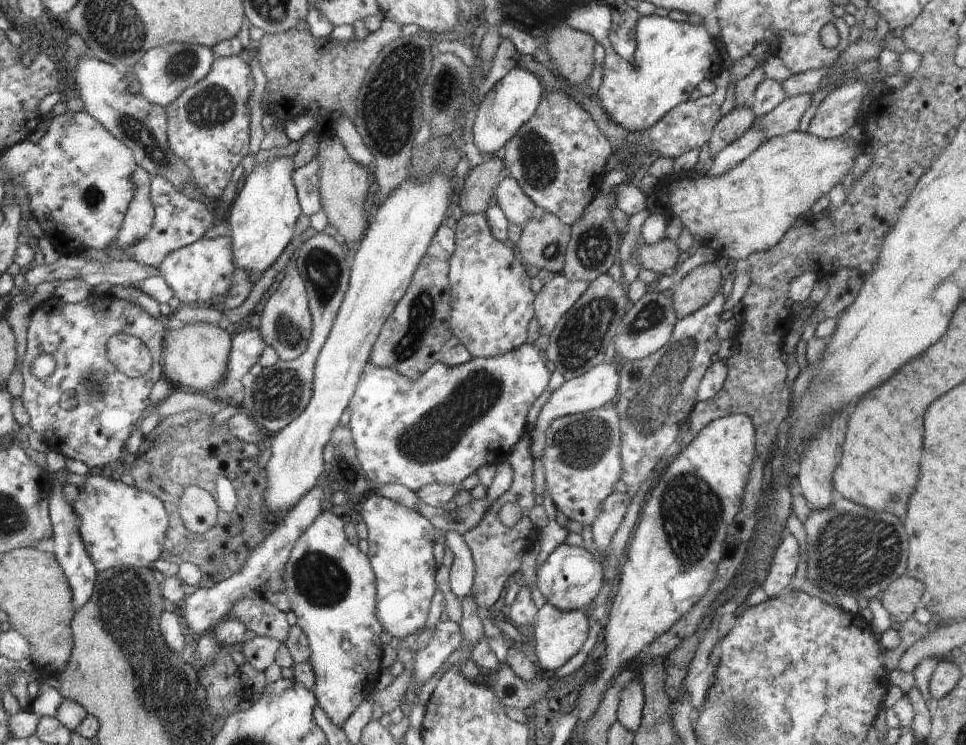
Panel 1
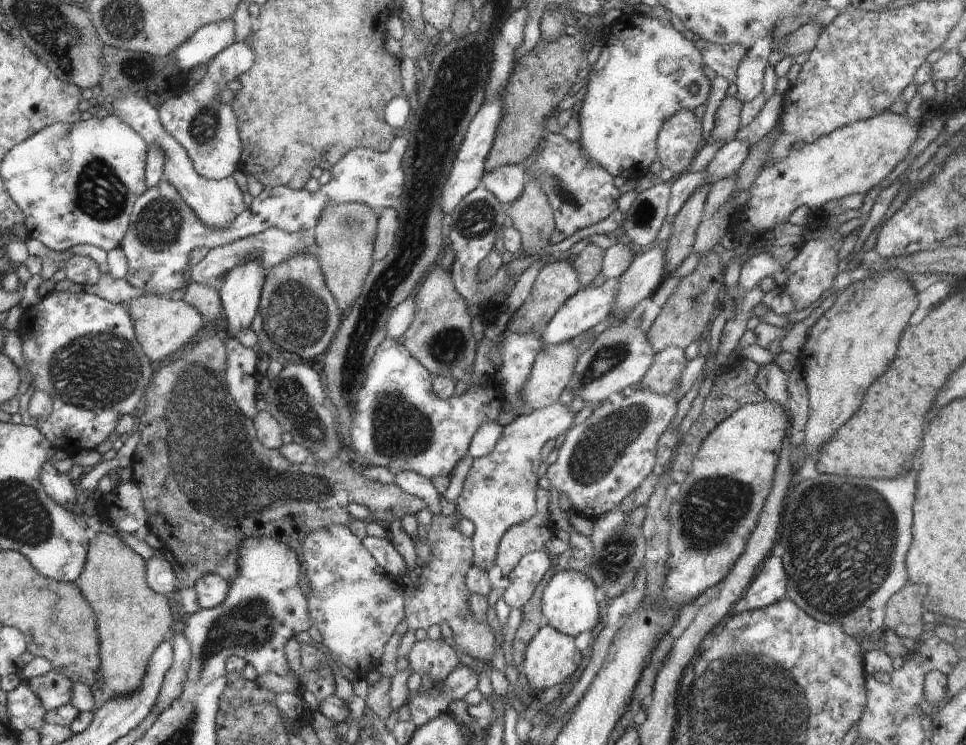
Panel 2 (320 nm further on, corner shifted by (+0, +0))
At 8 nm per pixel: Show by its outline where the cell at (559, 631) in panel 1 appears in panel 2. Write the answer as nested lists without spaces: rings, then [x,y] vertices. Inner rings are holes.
[[[550,625],[542,626],[534,635],[529,646],[526,647],[523,663],[520,666],[521,680],[528,684],[532,691],[540,695],[548,688],[556,684],[564,684],[565,680],[572,676],[578,668],[582,653],[576,649],[574,639],[558,632]]]

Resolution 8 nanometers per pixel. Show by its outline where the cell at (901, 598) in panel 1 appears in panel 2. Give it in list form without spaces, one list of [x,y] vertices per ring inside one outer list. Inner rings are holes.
[[[908,584],[890,597],[886,603],[884,624],[901,639],[913,638],[916,642],[924,632],[922,612],[928,594],[928,586]]]

